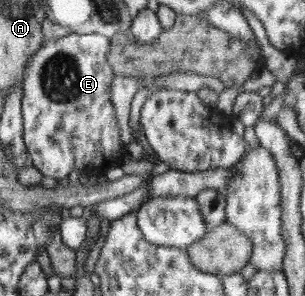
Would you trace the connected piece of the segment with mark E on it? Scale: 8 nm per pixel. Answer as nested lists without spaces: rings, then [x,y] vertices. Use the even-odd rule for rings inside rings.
[[[70,33],[64,35],[62,38],[48,39],[47,44],[43,45],[43,48],[32,56],[30,63],[24,73],[23,81],[23,138],[27,144],[28,153],[31,154],[31,165],[36,167],[44,177],[54,177],[58,181],[68,177],[74,169],[81,170],[84,173],[86,167],[90,171],[98,169],[94,165],[86,165],[86,163],[117,163],[121,164],[124,159],[128,159],[128,150],[120,140],[120,127],[118,127],[118,117],[116,116],[116,109],[112,104],[112,100],[109,98],[110,87],[112,86],[112,78],[116,77],[117,73],[115,69],[112,69],[111,62],[108,61],[108,53],[111,52],[112,37],[106,37],[104,34],[75,34]]]

